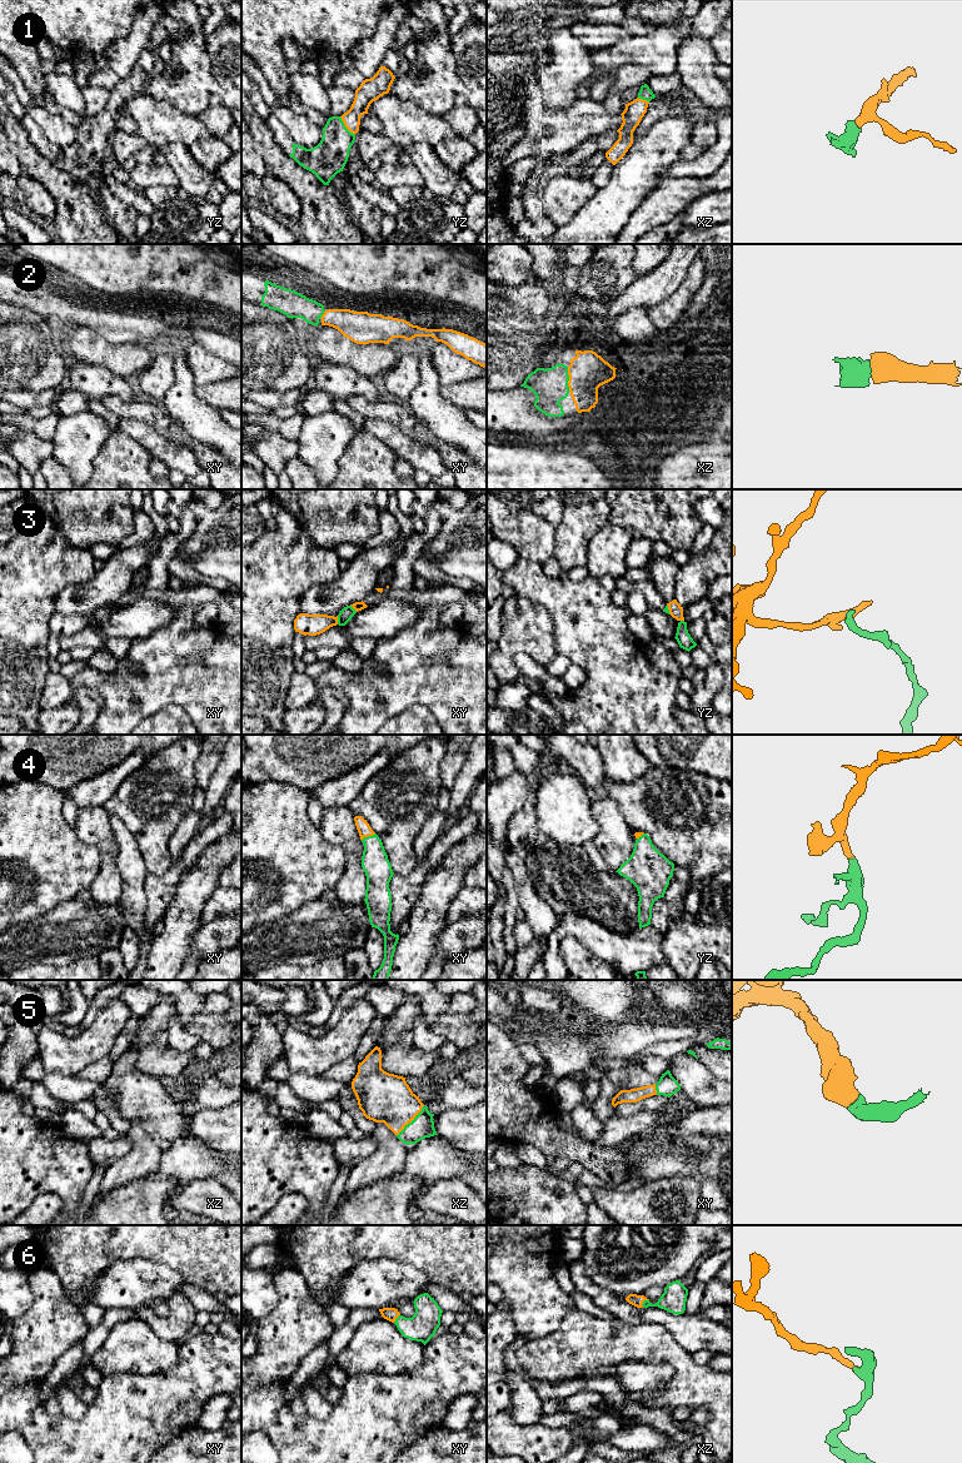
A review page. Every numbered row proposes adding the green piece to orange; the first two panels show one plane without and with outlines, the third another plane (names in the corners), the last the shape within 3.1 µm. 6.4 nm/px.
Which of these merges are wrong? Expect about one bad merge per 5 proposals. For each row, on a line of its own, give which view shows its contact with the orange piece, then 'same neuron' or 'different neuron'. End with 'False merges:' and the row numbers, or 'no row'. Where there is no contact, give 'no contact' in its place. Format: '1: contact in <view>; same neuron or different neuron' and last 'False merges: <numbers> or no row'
1: contact in yz; same neuron
2: contact in xz; same neuron
3: contact in xy; different neuron
4: contact in xy; same neuron
5: contact in xz; same neuron
6: contact in xz; same neuron
False merges: 3

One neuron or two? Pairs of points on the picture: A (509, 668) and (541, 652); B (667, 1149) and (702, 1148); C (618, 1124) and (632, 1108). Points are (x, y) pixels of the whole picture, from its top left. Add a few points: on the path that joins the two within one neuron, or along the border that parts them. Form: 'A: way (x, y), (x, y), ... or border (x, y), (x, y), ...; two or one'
A: way (509, 657), (517, 648), (529, 648); one
B: way (676, 1149), (693, 1149); one
C: border (654, 1111), (636, 1111), (629, 1115), (614, 1114); two

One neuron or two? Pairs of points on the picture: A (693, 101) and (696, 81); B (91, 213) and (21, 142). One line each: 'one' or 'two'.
A: two
B: one

